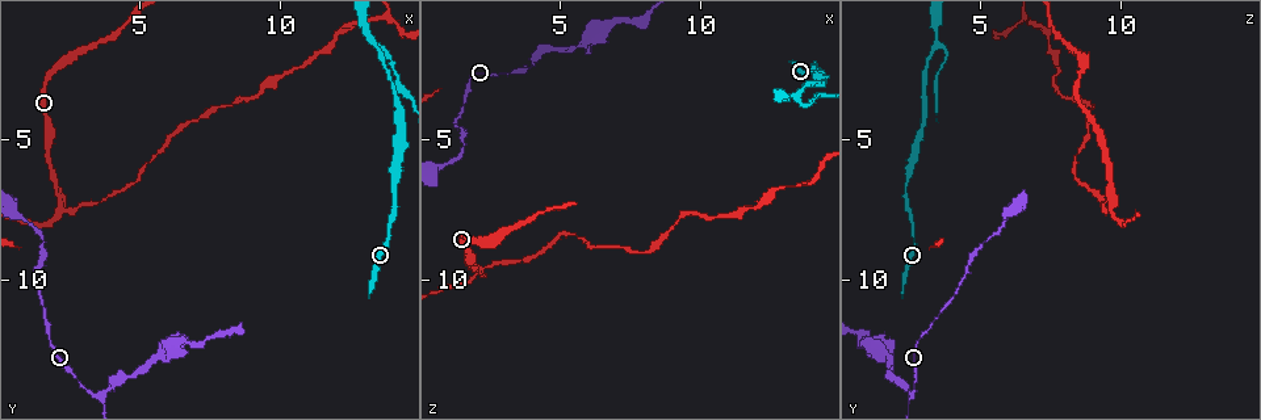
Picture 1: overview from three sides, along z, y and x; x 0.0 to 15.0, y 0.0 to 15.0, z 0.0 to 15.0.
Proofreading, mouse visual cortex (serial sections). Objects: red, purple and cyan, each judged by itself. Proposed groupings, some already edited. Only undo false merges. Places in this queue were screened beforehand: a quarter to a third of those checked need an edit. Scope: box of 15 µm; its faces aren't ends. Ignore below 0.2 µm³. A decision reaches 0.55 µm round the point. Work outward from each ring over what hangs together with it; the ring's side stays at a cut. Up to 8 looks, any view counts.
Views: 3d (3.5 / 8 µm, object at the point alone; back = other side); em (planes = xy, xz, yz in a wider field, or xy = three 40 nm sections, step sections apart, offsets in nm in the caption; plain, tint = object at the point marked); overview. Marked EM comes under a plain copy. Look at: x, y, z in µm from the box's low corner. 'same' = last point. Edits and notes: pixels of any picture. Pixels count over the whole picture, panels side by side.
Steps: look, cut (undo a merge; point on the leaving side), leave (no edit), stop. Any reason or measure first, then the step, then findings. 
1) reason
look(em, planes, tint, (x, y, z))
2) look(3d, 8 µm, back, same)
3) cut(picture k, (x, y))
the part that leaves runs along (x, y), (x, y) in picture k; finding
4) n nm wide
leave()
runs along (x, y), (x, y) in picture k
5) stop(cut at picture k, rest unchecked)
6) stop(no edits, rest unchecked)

look(3d, 3.5 µm, (3.4, 14.2, 2.5))

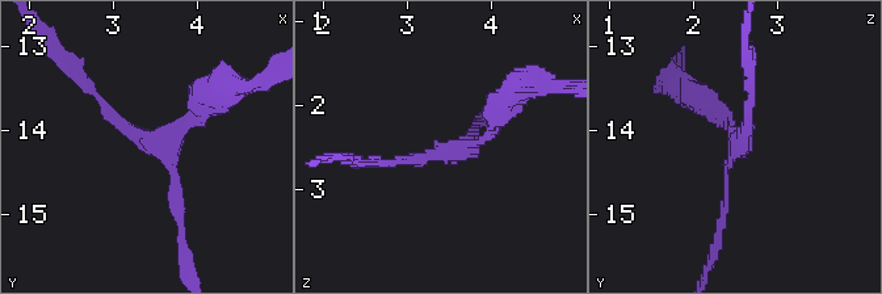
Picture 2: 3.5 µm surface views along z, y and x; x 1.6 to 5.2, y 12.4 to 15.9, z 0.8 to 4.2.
3 arms; arms of 100, 150, 200 nm
look(em, xy, step 5, tint, (3.50, 14.10, 2.60))

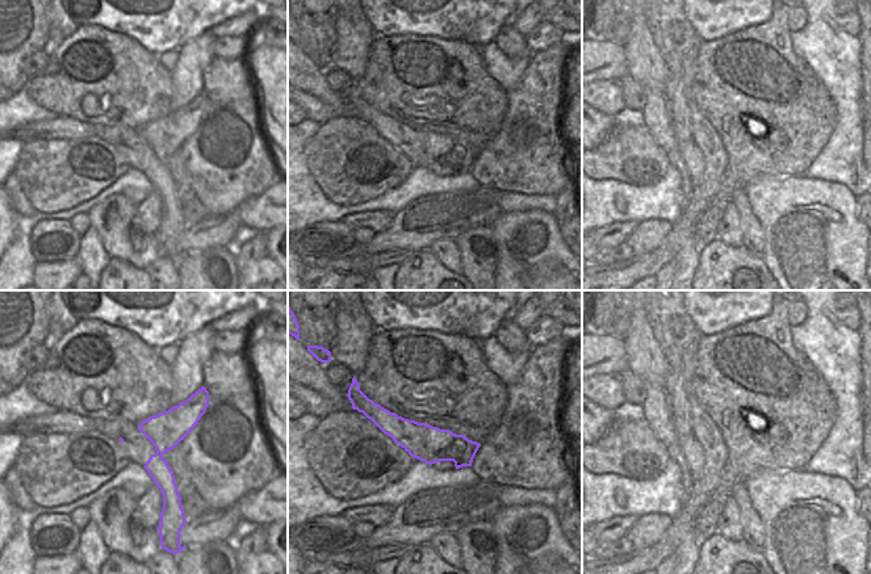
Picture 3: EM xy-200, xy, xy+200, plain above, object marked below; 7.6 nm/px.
cut(picture 2, (710, 113))
the part that leaves runs along (731, 129), (718, 109), (671, 84) in picture 2; two cells meet here

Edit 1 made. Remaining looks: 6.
redraw
look(overview)

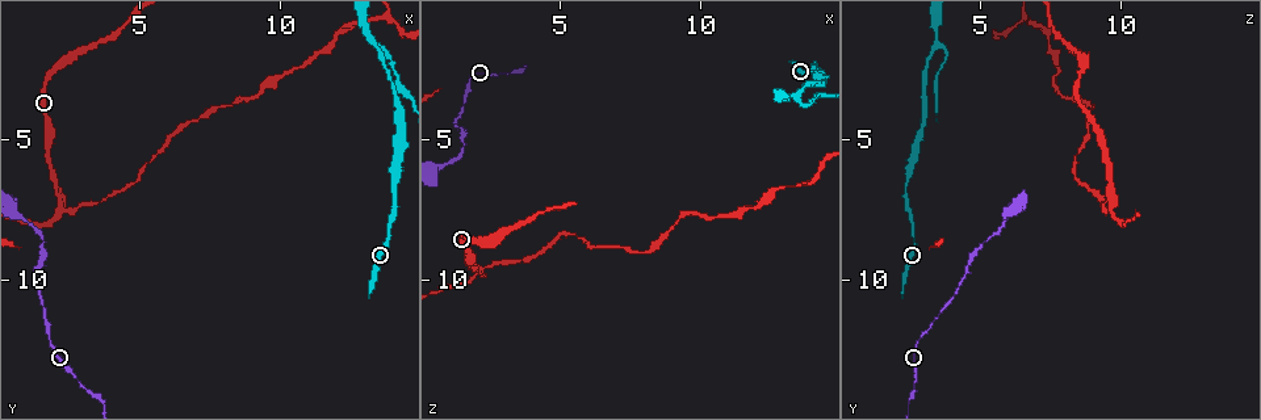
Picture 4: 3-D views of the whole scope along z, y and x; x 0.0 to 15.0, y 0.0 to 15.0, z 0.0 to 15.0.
three-way junction
look(em, xy, step 5, tint, (2.2, 7.6, 9.7))

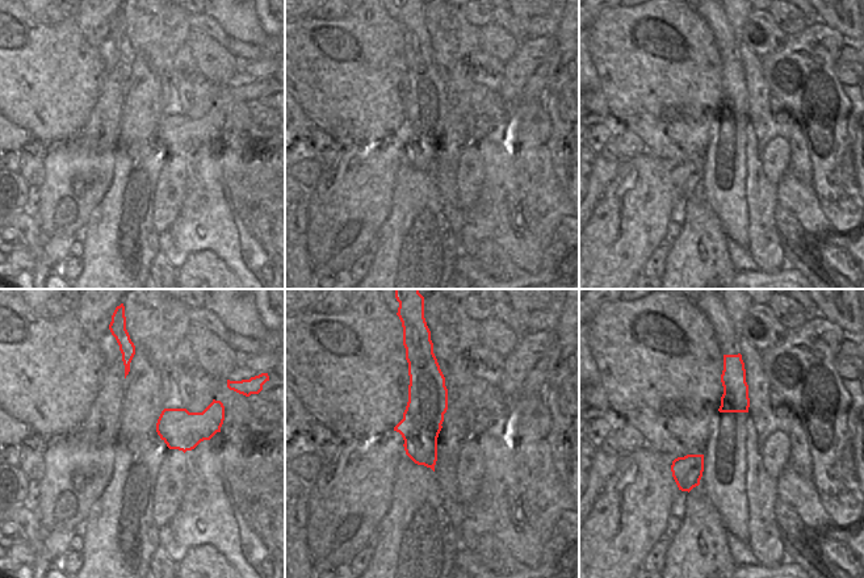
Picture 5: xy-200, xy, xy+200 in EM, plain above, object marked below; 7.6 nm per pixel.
wider look
look(3d, 3.5 µm, same)

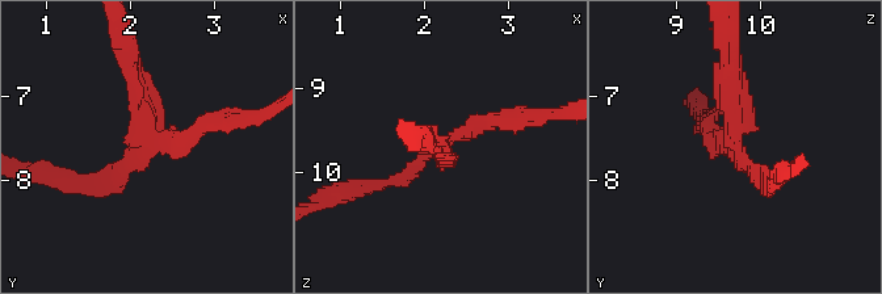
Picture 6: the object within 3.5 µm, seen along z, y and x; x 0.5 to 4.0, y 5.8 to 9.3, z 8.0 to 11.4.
arms of 200, 200, 200 nm
cut(picture 6, (194, 138))
border along (439, 431), (415, 428), (405, 442) in picture 5; a second cell is stuck on

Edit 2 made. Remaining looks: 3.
see it whole again
look(overview)

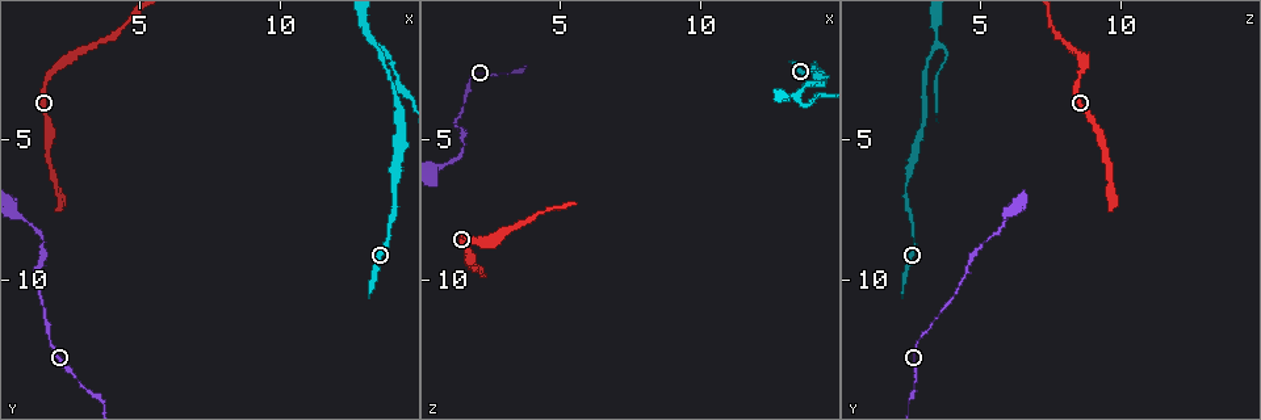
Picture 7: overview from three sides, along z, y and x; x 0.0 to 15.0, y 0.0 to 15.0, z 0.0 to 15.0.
three arms meet
look(3d, 3.5 µm, (13.5, 1.7, 3.4))

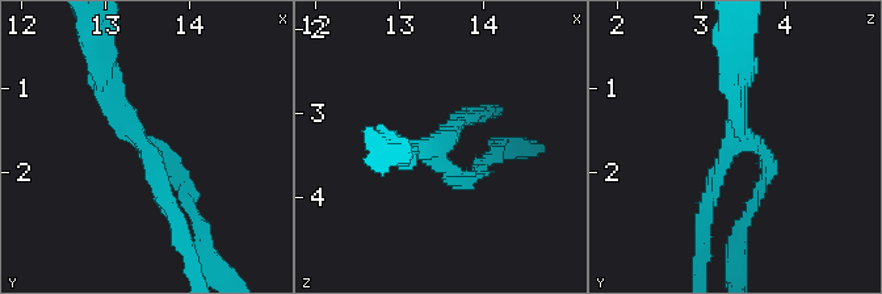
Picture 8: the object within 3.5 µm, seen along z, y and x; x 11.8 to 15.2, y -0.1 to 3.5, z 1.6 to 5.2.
3 arms; arms of 150, 200, 200 nm; now the EM
look(em, xy, step 1, tint, (13.50, 1.70, 3.35))

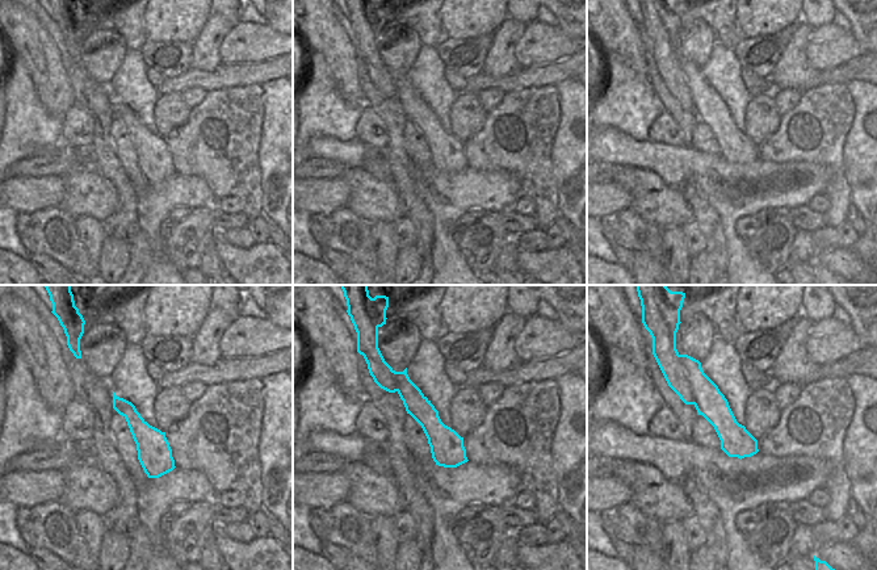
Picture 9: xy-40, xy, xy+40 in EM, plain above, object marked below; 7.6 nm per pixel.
cut(picture 8, (180, 179))
border along (685, 369), (695, 403) in picture 9; a second cell is stuck on

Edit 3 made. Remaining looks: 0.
stop(cut at picture 2, cut at picture 6, cut at picture 8, rest unchecked)

